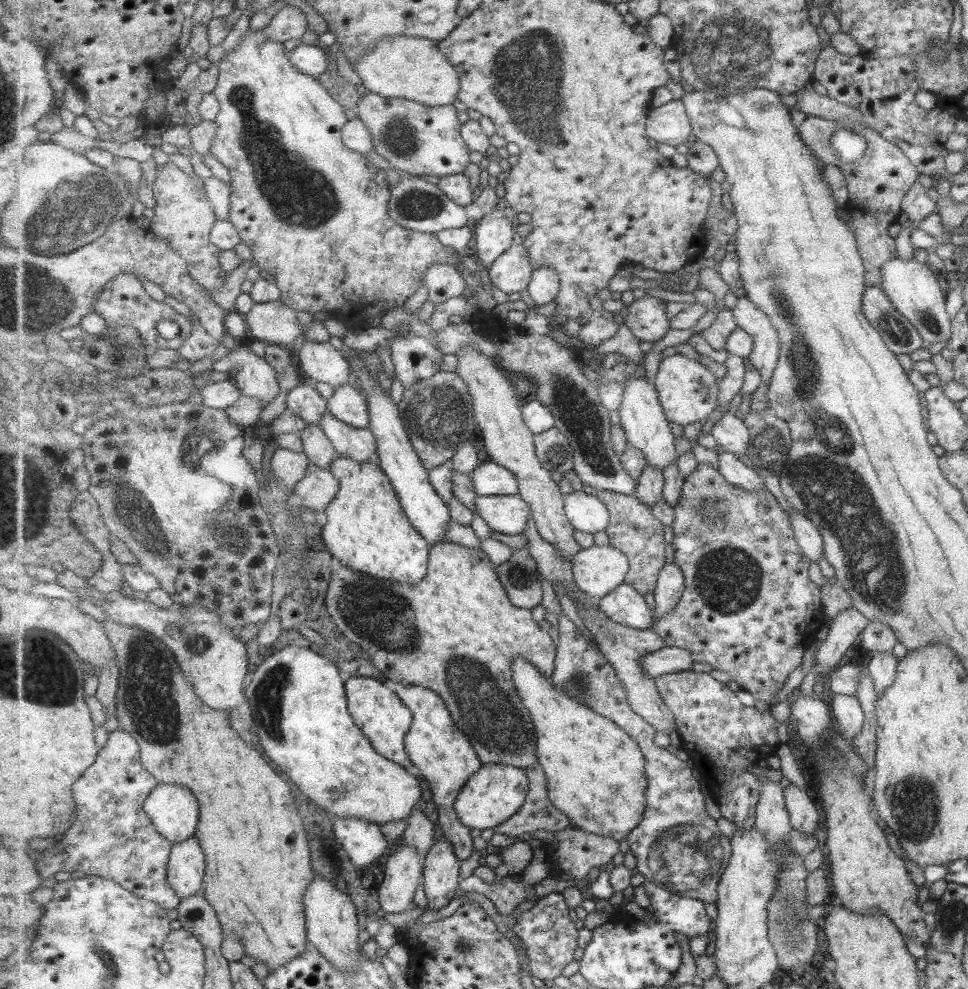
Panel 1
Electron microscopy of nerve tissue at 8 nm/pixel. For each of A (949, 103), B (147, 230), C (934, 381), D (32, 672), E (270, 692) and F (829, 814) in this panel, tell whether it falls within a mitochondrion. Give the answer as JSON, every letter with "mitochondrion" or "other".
{"A":"other","B":"other","C":"other","D":"mitochondrion","E":"mitochondrion","F":"other"}

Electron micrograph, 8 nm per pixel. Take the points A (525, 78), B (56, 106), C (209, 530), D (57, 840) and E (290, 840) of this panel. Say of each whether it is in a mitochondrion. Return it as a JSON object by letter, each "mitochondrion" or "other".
{"A":"mitochondrion","B":"other","C":"mitochondrion","D":"other","E":"other"}

